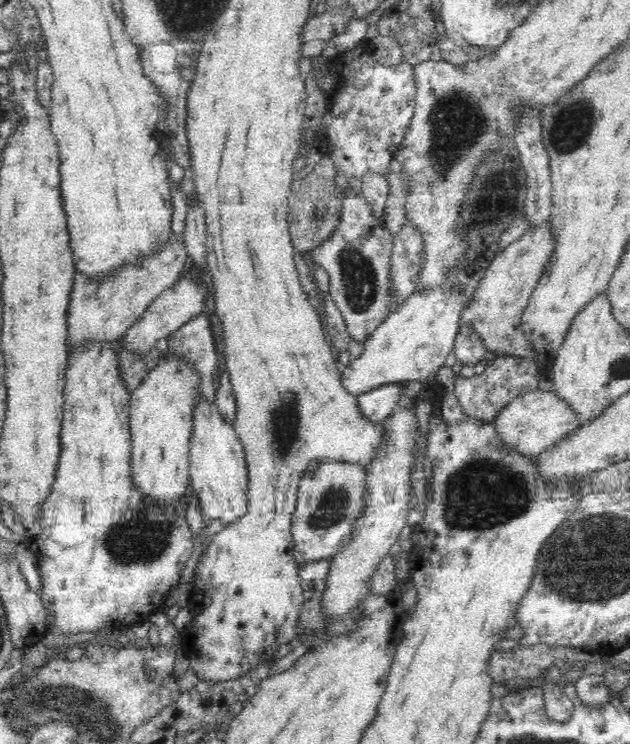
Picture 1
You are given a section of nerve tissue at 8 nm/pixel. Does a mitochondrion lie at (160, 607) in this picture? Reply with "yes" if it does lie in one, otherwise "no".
no

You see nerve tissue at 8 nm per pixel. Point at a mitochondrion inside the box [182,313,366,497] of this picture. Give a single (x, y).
(284, 419)

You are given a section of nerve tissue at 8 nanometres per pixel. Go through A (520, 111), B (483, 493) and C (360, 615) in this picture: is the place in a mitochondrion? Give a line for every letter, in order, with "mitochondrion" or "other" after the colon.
A: other
B: mitochondrion
C: other

